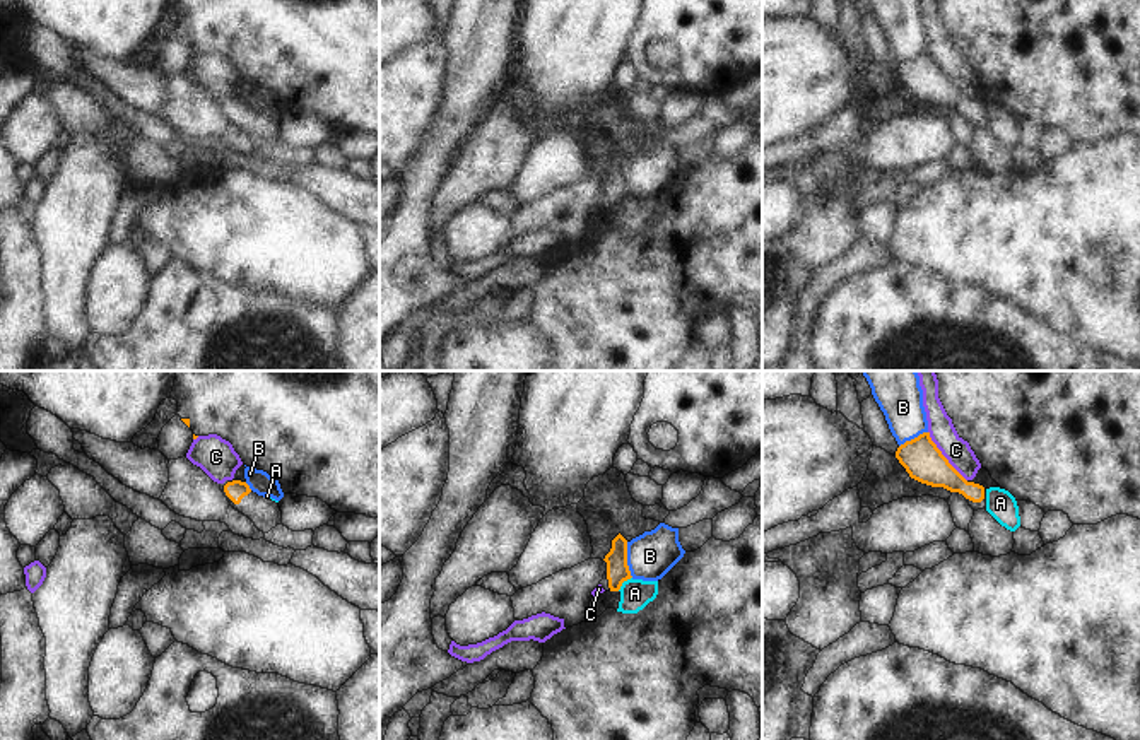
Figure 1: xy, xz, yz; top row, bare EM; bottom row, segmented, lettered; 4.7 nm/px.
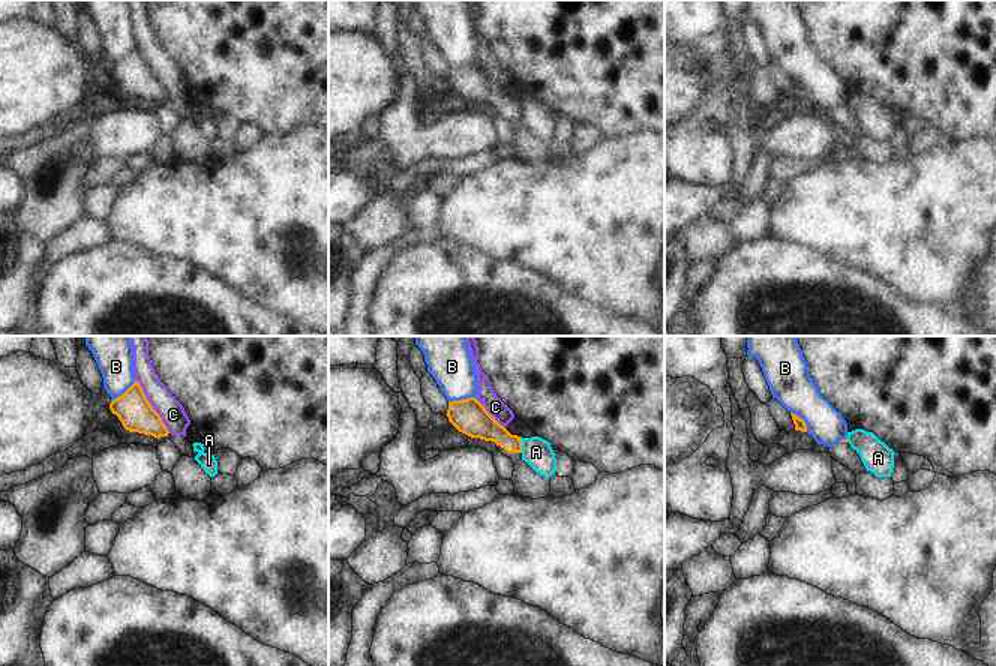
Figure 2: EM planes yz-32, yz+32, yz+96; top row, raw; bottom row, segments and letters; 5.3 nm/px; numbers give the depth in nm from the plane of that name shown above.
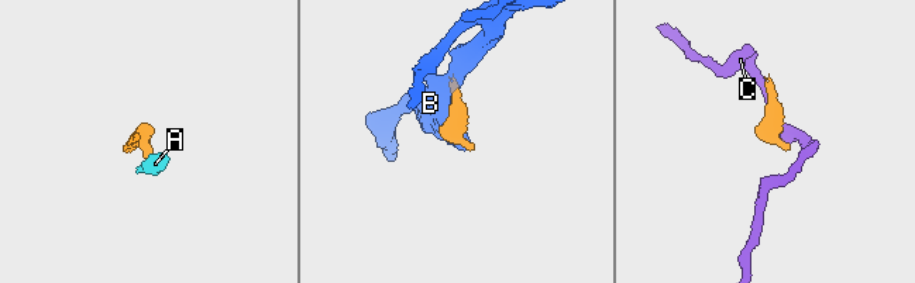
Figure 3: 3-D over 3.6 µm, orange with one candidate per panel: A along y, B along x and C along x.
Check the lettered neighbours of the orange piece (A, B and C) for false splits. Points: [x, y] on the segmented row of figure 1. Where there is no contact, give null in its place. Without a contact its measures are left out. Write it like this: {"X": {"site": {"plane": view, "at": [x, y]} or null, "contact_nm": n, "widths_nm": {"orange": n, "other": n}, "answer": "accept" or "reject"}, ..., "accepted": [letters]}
{"A": {"site": {"plane": "xz", "at": [622, 581]}, "contact_nm": 100, "widths_nm": {"orange": 110, "other": 140}, "answer": "reject"}, "B": {"site": {"plane": "xz", "at": [626, 559]}, "contact_nm": 170, "widths_nm": {"orange": 110, "other": 220}, "answer": "reject"}, "C": {"site": {"plane": "yz", "at": [944, 457]}, "contact_nm": 300, "widths_nm": {"orange": 180, "other": 120}, "answer": "reject"}, "accepted": []}

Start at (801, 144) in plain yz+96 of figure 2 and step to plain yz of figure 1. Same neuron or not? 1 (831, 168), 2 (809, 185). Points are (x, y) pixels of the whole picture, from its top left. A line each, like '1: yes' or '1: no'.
1: no
2: no

